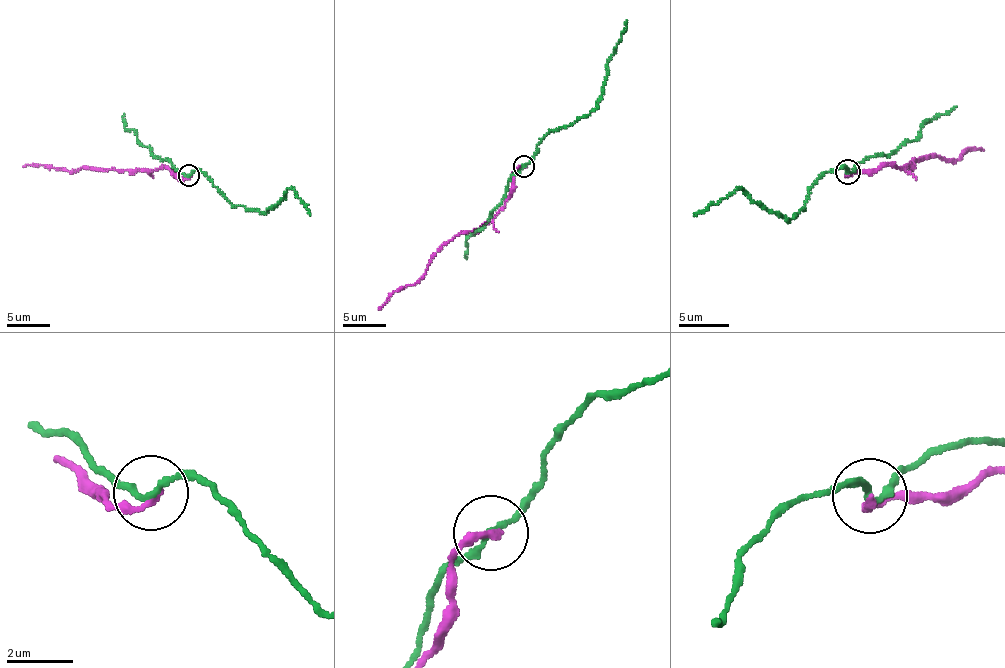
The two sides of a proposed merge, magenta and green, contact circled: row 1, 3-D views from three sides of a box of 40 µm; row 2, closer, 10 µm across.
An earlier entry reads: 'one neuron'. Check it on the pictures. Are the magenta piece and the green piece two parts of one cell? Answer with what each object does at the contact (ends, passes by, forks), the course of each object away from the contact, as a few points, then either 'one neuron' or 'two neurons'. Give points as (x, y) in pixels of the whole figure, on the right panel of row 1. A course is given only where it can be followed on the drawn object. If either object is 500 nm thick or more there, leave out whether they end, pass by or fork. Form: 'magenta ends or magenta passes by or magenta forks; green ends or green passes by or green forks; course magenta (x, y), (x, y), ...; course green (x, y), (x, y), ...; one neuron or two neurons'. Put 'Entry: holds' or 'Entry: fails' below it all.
magenta ends; green passes by; course magenta (848, 171), (874, 172), (883, 166), (905, 166), (914, 160), (935, 154), (951, 161), (966, 149), (983, 149); course green (848, 171), (838, 169), (814, 181), (804, 209), (787, 220), (760, 206), (741, 189), (694, 216); two neurons
Entry: fails

